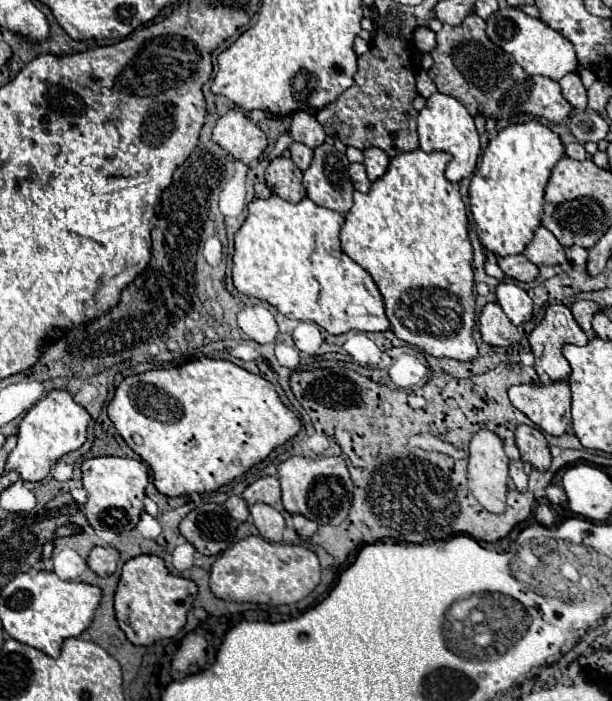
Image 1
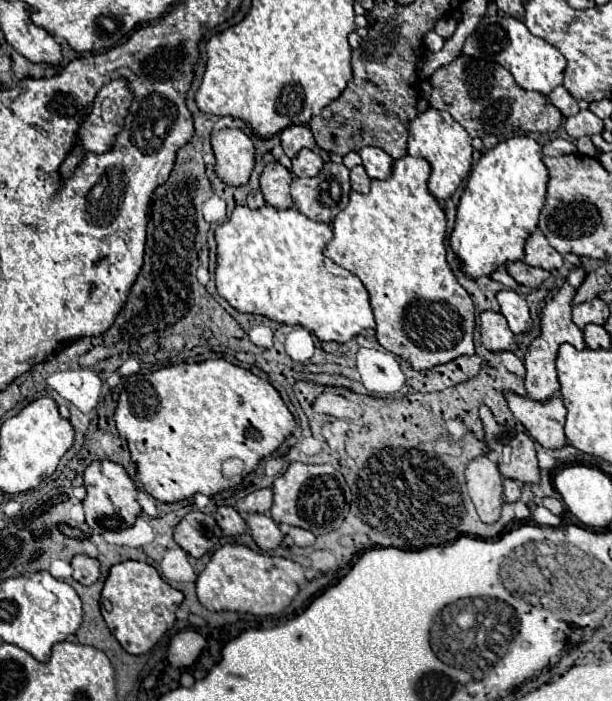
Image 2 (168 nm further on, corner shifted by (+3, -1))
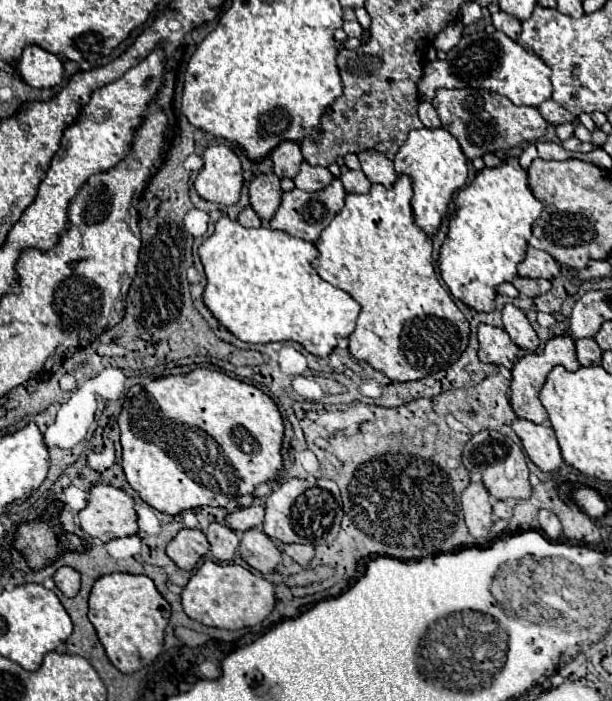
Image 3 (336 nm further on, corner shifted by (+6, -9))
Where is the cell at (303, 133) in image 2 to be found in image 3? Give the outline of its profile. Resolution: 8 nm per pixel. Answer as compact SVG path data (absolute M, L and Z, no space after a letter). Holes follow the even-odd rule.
M282 141L274 151L272 151L272 163L274 163L274 175L278 175L280 179L288 177L294 179L304 157L300 153L298 143L294 141Z

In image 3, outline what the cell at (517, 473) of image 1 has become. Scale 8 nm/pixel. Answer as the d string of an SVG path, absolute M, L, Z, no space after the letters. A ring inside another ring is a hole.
M494 499L494 501L492 501L492 511L494 511L494 515L496 515L498 519L510 519L510 517L512 517L512 503Z

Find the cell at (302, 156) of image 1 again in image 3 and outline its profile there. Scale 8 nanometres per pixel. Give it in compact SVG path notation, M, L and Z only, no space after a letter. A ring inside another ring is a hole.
M306 161L300 165L300 173L294 177L294 183L302 191L318 191L324 189L334 181L334 175L328 171L328 167L312 167Z

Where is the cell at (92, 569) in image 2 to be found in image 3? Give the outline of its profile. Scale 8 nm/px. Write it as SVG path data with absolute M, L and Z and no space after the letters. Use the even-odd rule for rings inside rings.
M60 567L54 573L54 583L66 597L76 597L80 591L80 573L72 567Z

